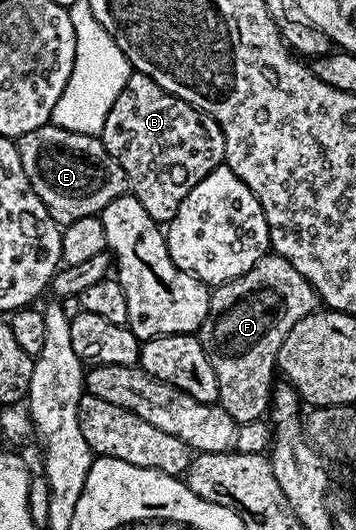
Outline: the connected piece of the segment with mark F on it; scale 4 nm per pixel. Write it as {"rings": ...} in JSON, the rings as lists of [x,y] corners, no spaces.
{"rings":[[[266,254],[246,274],[234,278],[225,284],[217,284],[211,289],[208,298],[208,316],[200,327],[198,339],[204,347],[206,358],[210,358],[210,366],[214,366],[214,378],[218,378],[218,402],[236,420],[237,425],[248,424],[255,420],[263,420],[269,415],[272,402],[272,389],[278,369],[276,355],[290,330],[294,330],[294,322],[306,318],[317,311],[318,297],[316,292],[286,262],[286,258],[275,254]]]}

